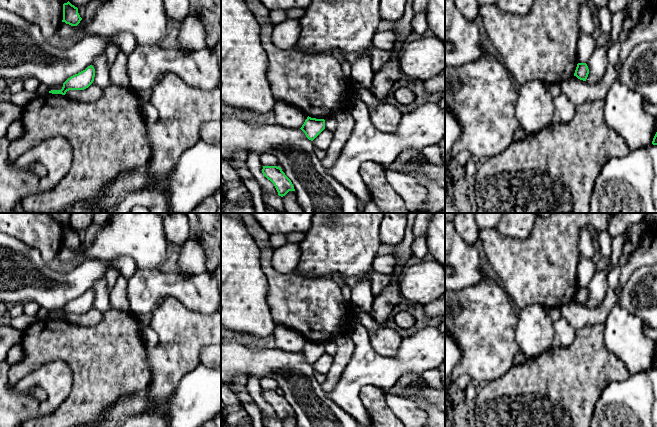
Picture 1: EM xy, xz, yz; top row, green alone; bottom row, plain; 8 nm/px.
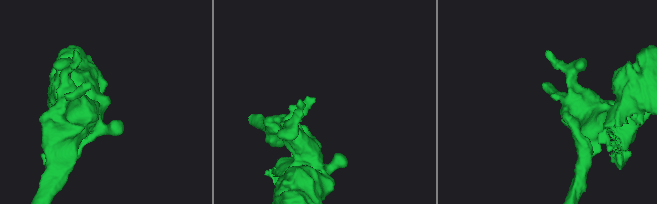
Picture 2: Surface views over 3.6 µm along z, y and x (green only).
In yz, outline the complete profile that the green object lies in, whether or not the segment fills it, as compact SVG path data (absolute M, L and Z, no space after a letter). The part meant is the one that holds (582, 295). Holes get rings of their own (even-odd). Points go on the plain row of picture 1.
M578 287L574 300L576 300L578 303L586 305L589 298L589 293L586 287Z

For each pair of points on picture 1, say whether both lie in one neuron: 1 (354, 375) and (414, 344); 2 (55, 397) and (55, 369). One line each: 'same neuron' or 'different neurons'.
1: same neuron
2: same neuron

